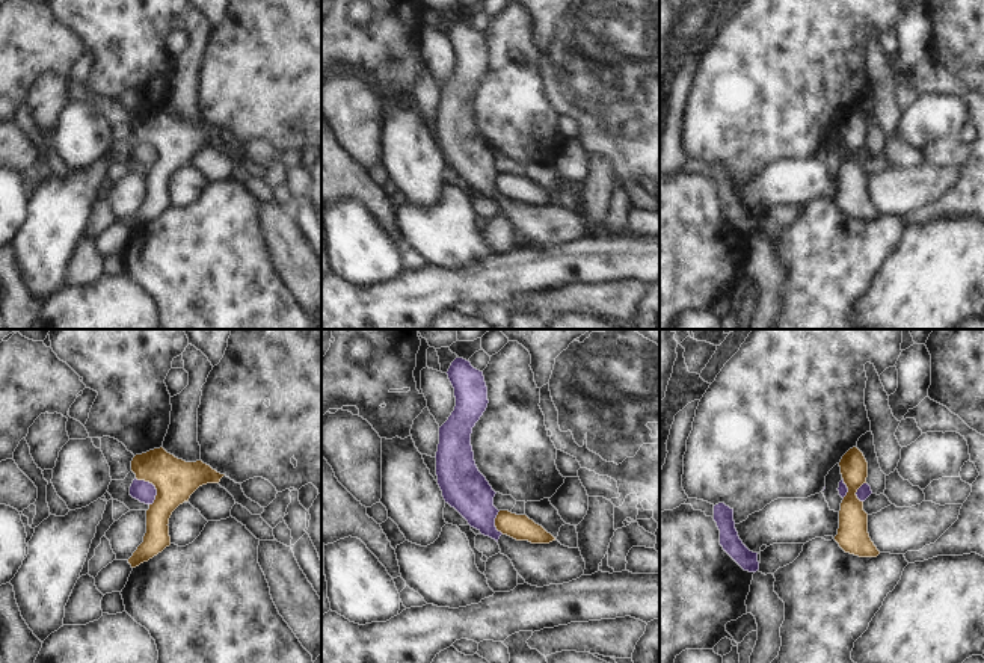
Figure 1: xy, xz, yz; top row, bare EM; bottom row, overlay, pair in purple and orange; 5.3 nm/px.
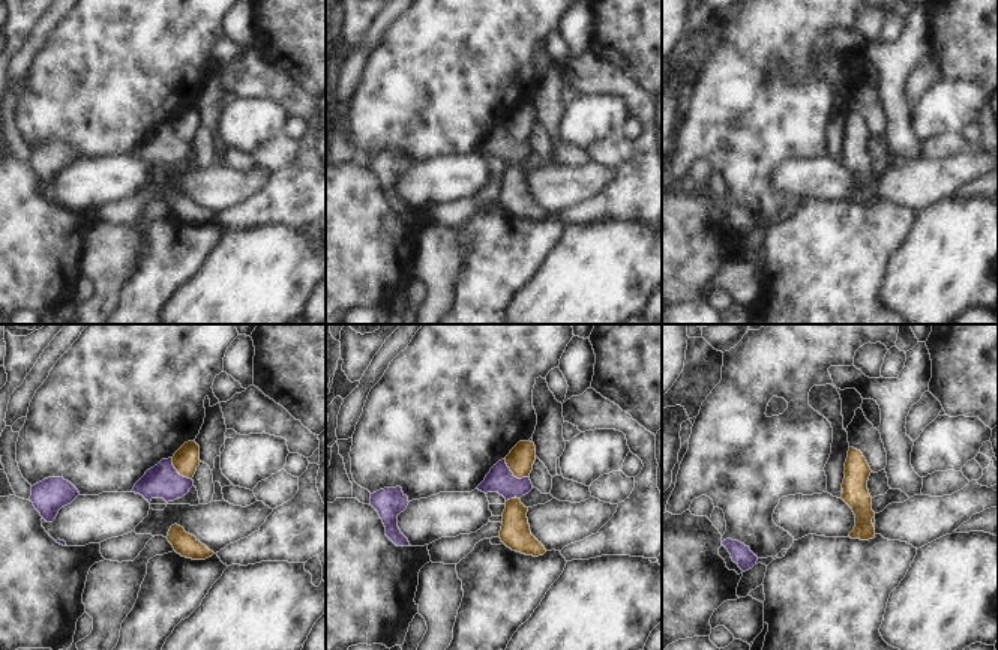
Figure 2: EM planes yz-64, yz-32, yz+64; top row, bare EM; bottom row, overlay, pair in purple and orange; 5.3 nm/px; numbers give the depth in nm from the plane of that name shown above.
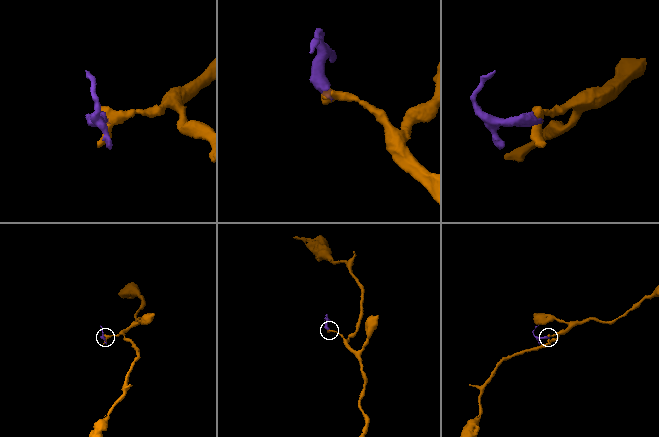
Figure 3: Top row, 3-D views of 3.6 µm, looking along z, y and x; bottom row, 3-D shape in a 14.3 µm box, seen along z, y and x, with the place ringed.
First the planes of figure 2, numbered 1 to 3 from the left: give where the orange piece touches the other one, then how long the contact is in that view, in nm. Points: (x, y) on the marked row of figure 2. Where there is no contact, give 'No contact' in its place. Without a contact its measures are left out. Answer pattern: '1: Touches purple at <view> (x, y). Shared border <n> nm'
1: Touches purple at yz-64 (176, 472). Shared border 160 nm
2: Touches purple at yz-32 (512, 475). Shared border 170 nm
3: No contact.

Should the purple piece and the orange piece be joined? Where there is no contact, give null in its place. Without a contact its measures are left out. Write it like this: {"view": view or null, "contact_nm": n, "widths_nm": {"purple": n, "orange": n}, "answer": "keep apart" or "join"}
{"view": "xy", "contact_nm": 170, "widths_nm": {"purple": 110, "orange": 220}, "answer": "keep apart"}

